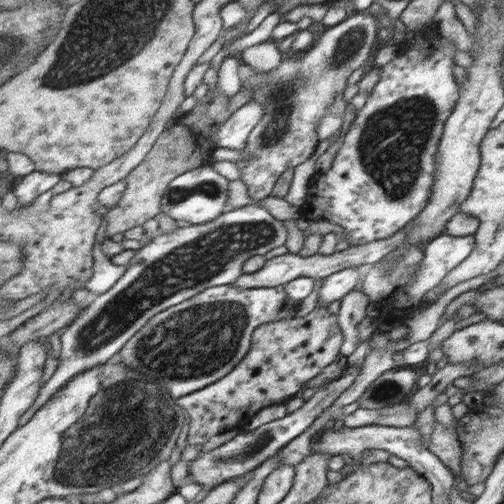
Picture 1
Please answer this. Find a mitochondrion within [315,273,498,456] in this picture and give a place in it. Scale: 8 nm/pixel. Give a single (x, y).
(384, 391)

